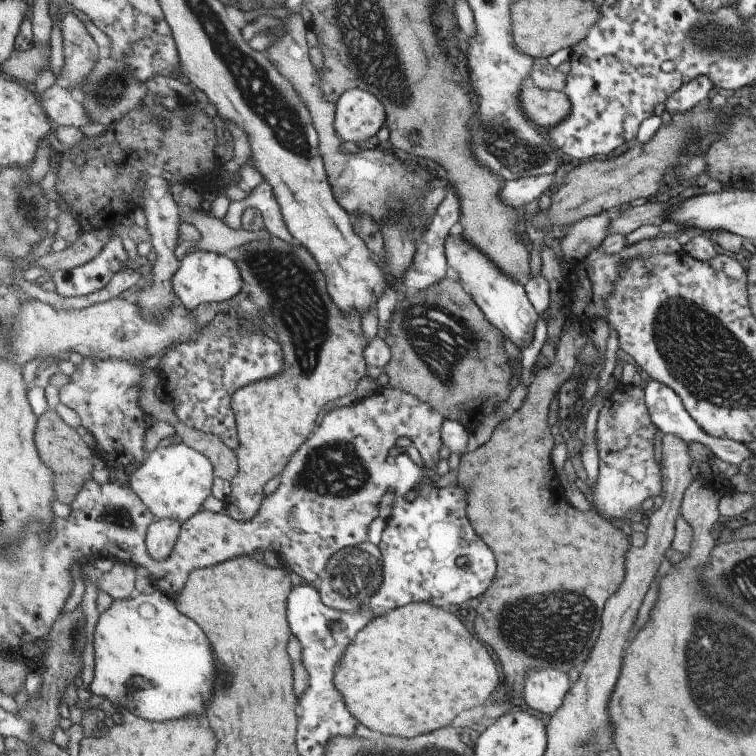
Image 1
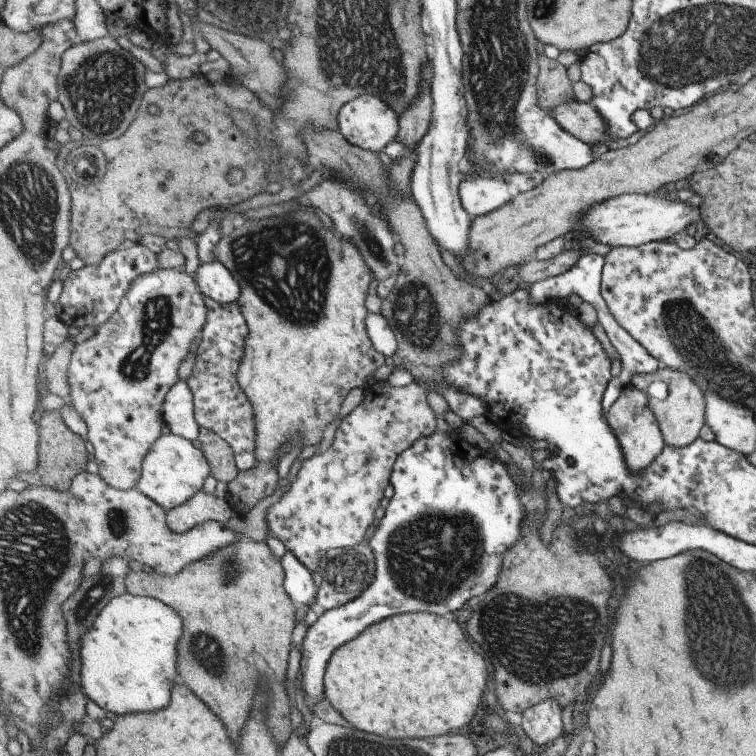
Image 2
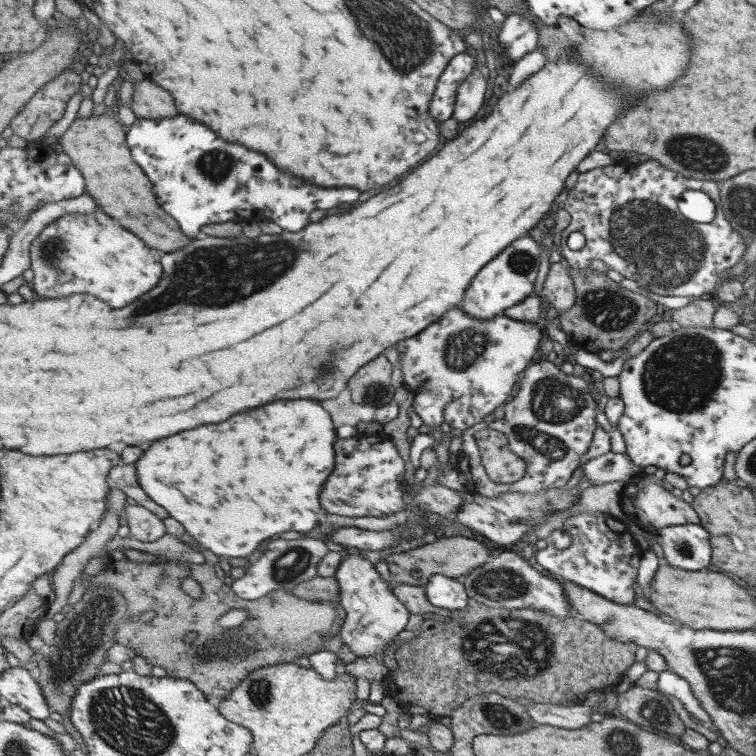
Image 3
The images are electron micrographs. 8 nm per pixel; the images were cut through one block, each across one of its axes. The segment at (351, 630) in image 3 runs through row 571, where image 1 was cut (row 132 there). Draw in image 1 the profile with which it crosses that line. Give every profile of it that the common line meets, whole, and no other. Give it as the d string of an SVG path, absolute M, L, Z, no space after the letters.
M362 88L349 89L336 102L335 128L341 140L363 142L378 136L388 122L384 104Z

